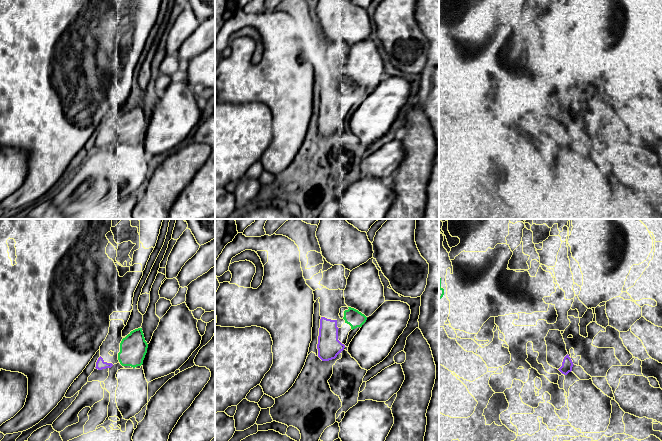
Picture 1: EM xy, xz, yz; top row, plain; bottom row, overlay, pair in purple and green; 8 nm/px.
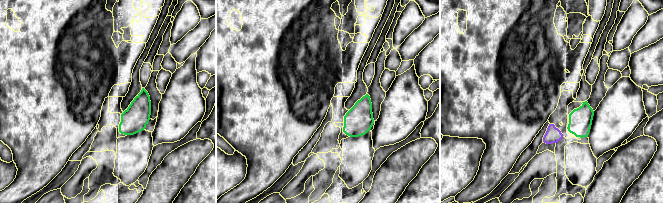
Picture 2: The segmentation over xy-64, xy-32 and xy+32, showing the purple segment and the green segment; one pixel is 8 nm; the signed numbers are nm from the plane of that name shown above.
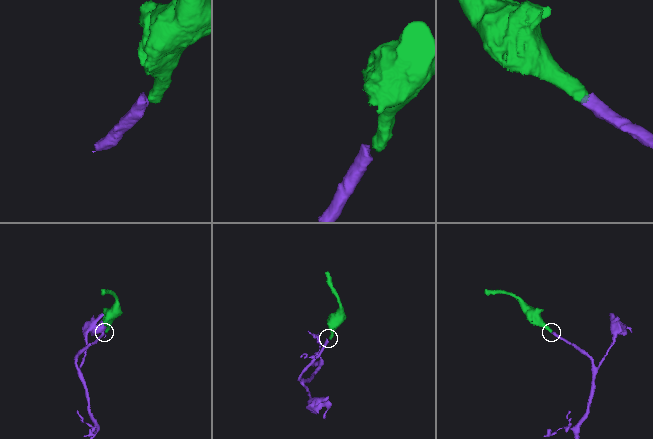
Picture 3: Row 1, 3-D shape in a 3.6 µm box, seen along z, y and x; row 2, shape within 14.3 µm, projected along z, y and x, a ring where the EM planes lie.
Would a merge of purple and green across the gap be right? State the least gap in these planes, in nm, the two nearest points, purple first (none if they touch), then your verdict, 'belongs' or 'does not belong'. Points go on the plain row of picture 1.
60 nm | xz (336, 96), (343, 94) | belongs

